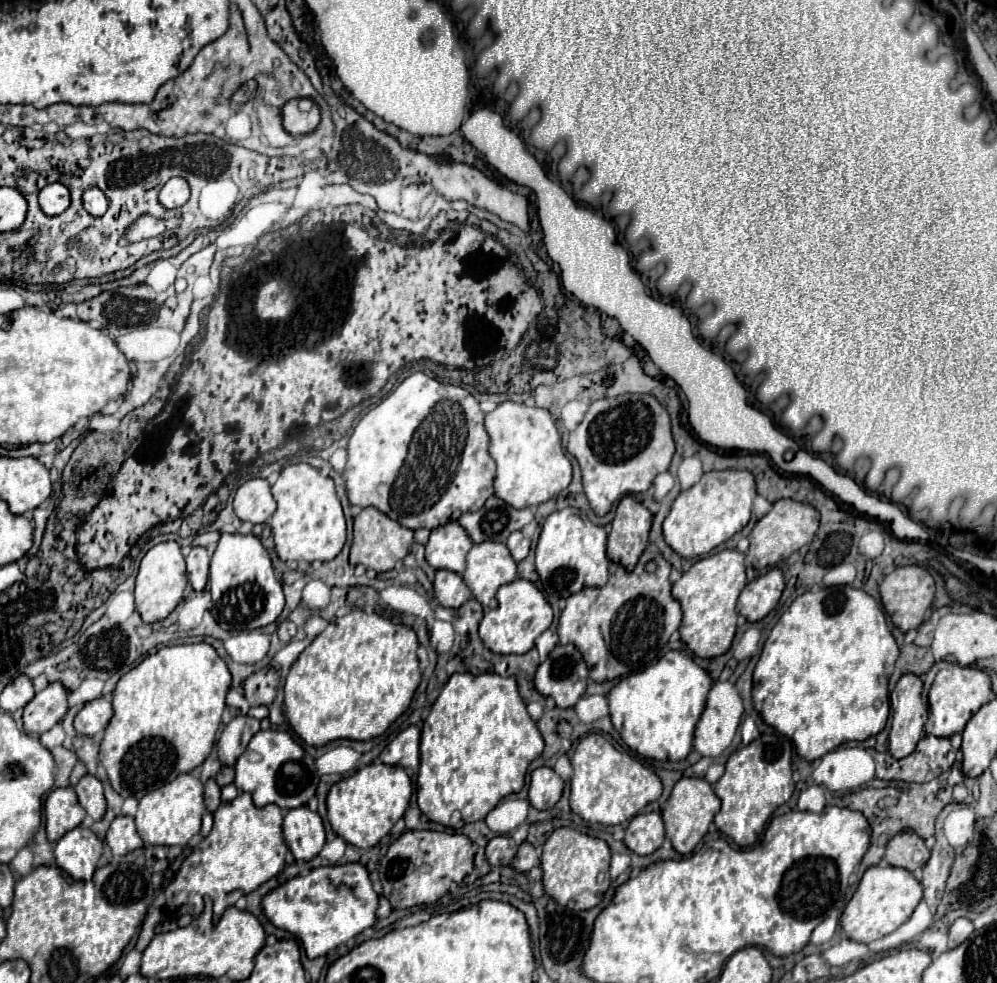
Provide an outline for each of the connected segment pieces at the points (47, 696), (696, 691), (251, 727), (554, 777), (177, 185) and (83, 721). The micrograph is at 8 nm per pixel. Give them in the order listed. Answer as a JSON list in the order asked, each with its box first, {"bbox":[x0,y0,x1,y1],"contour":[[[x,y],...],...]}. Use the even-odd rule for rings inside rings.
[{"bbox":[24,682,68,734],"contour":[[[60,682],[48,684],[24,706],[24,730],[28,734],[42,734],[60,722],[68,710],[68,690]]]},{"bbox":[608,650,712,760],"contour":[[[670,650],[644,672],[622,678],[608,692],[612,724],[622,740],[638,754],[654,760],[682,760],[692,750],[694,726],[704,710],[706,694],[712,686],[704,672],[690,656]],[[664,698],[668,700],[664,708]]]},{"bbox":[218,716,260,766],"contour":[[[236,716],[228,722],[218,740],[218,758],[222,764],[232,766],[236,758],[246,750],[250,738],[260,730],[260,720],[252,716]]]},{"bbox":[528,766,564,810],"contour":[[[546,766],[536,768],[530,774],[530,788],[528,788],[528,800],[536,810],[548,810],[552,808],[564,790],[564,780]]]},{"bbox":[160,176,190,208],"contour":[[[176,176],[176,178],[170,178],[164,188],[160,190],[160,202],[166,206],[166,208],[178,208],[182,204],[186,204],[190,198],[190,186],[184,178]]]},{"bbox":[74,698,112,736],"contour":[[[96,698],[84,704],[84,708],[74,718],[74,728],[80,734],[94,736],[104,730],[108,720],[112,718],[112,704],[106,698]]]}]

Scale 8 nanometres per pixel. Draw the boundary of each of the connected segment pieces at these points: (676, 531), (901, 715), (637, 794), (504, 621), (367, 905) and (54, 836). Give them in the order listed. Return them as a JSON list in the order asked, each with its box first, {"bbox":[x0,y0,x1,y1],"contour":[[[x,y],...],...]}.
[{"bbox":[664,470,756,558],"contour":[[[748,470],[706,472],[698,484],[680,492],[680,496],[674,500],[670,514],[664,520],[664,540],[682,558],[696,558],[708,554],[712,548],[726,542],[730,536],[734,536],[748,524],[754,498],[756,498],[756,484],[752,472]]]},{"bbox":[888,674,928,758],"contour":[[[904,674],[890,692],[893,720],[888,750],[894,758],[906,758],[908,754],[912,754],[918,740],[922,738],[928,708],[922,702],[920,694],[922,694],[922,680],[916,674]]]},{"bbox":[570,734,662,824],"contour":[[[588,734],[580,740],[571,758],[574,776],[570,780],[570,807],[580,818],[598,824],[622,824],[636,816],[646,804],[662,794],[660,778],[642,762],[626,752],[616,750],[604,736]]]},{"bbox":[480,578,552,654],"contour":[[[516,578],[514,582],[504,584],[496,598],[498,606],[488,610],[480,622],[482,642],[496,654],[526,654],[534,646],[534,640],[552,624],[552,606],[544,598],[542,590],[526,578]]]},{"bbox":[264,864,378,958],"contour":[[[362,864],[322,866],[306,876],[294,876],[288,882],[270,890],[264,900],[268,920],[286,932],[300,938],[308,958],[324,956],[328,950],[348,942],[376,922],[378,896]]]},{"bbox":[44,786,86,844],"contour":[[[72,786],[52,790],[44,802],[44,814],[46,814],[48,842],[52,844],[56,844],[70,828],[80,826],[86,816],[84,810],[80,814],[78,796]]]}]

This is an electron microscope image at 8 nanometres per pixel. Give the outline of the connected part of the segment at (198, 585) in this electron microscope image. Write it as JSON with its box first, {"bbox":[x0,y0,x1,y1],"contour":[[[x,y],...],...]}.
{"bbox":[186,548,210,590],"contour":[[[192,548],[190,554],[186,556],[186,564],[188,564],[188,582],[192,584],[192,588],[204,590],[206,580],[208,580],[208,564],[210,564],[210,556],[206,552],[206,548]]]}

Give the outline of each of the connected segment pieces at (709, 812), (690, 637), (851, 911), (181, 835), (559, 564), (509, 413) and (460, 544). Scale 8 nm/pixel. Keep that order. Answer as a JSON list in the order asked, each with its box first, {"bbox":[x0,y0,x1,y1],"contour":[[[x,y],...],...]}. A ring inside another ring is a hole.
[{"bbox":[662,778,720,854],"contour":[[[704,778],[678,780],[668,798],[668,806],[662,810],[666,838],[680,854],[690,854],[696,848],[696,844],[702,840],[702,836],[708,832],[708,826],[718,810],[720,810],[720,798],[714,794],[712,786]]]},{"bbox":[672,550,746,658],"contour":[[[722,550],[706,556],[690,566],[682,578],[672,586],[672,596],[682,604],[682,642],[700,658],[714,658],[724,654],[736,634],[736,600],[746,586],[744,554],[738,550]]]},{"bbox":[840,866,922,944],"contour":[[[874,866],[864,872],[854,896],[850,898],[850,902],[842,912],[840,926],[850,940],[868,944],[894,932],[900,924],[904,924],[920,900],[922,900],[922,886],[906,868]]]},{"bbox":[136,774,206,846],"contour":[[[180,774],[176,780],[146,794],[138,804],[136,830],[140,838],[152,846],[186,846],[200,832],[202,814],[206,812],[202,798],[202,782],[194,774]]]},{"bbox":[536,508,610,598],"contour":[[[576,508],[552,512],[540,532],[536,544],[536,570],[542,578],[544,594],[568,598],[586,586],[604,586],[608,582],[610,560],[606,556],[606,530],[592,524]]]},{"bbox":[484,400,572,508],"contour":[[[508,400],[486,414],[484,424],[490,434],[490,454],[498,466],[494,492],[500,500],[514,508],[536,506],[554,498],[570,484],[572,464],[562,450],[556,420],[548,410]]]},{"bbox":[426,522,472,574],"contour":[[[448,522],[430,532],[426,544],[426,560],[432,568],[452,570],[462,574],[466,568],[466,554],[472,548],[470,536],[458,522]]]}]

